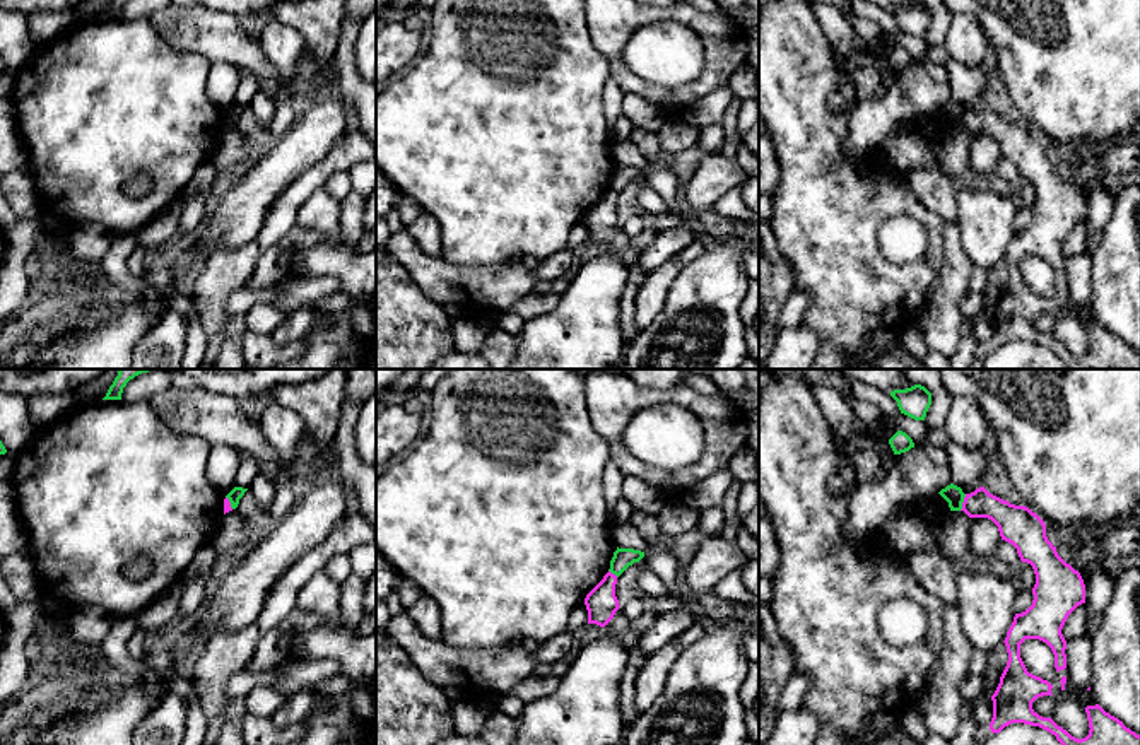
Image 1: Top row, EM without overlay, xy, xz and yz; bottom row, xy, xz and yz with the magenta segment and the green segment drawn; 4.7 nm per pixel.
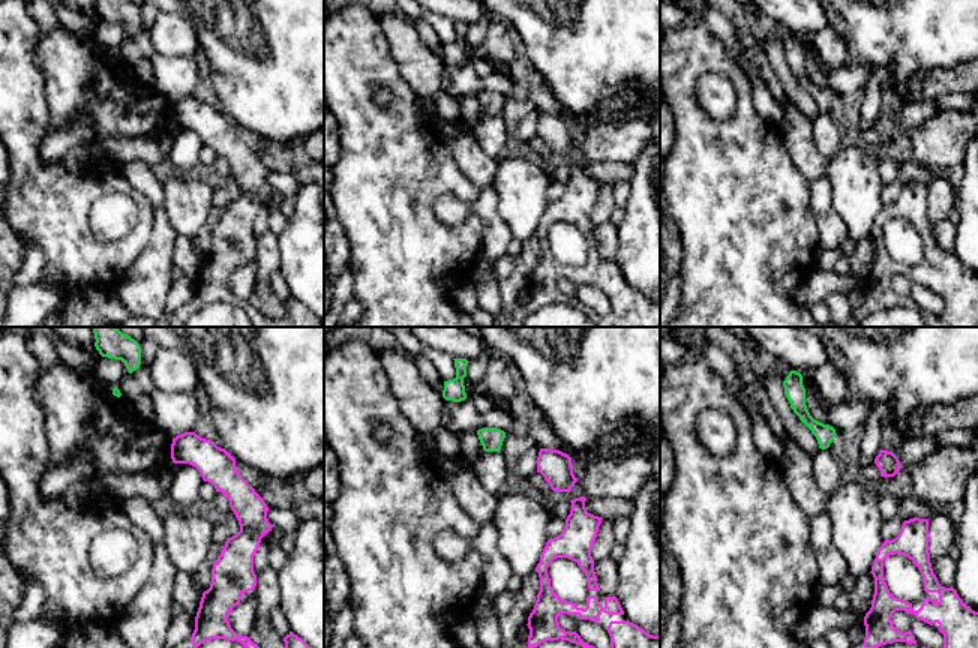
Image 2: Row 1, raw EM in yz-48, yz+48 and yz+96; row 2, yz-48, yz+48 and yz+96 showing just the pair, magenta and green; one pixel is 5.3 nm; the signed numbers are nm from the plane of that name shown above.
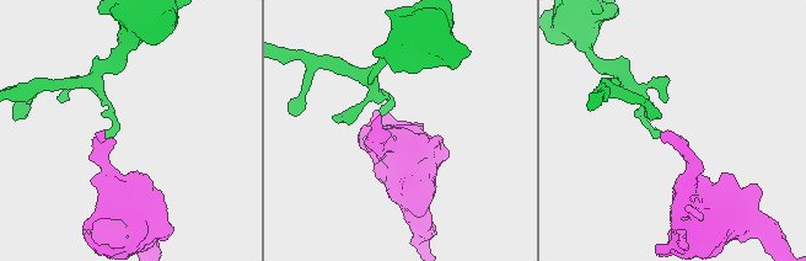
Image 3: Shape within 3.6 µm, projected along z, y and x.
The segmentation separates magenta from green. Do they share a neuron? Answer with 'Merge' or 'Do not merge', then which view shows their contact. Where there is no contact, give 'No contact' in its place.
Do not merge. Touches magenta in yz

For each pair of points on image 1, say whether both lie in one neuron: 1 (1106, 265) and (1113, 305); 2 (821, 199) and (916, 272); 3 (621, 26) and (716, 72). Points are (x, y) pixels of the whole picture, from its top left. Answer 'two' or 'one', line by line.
1: one
2: one
3: one

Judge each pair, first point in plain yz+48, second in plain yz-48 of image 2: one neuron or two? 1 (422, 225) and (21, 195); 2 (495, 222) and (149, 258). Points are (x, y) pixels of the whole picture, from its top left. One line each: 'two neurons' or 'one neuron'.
1: one neuron
2: one neuron

